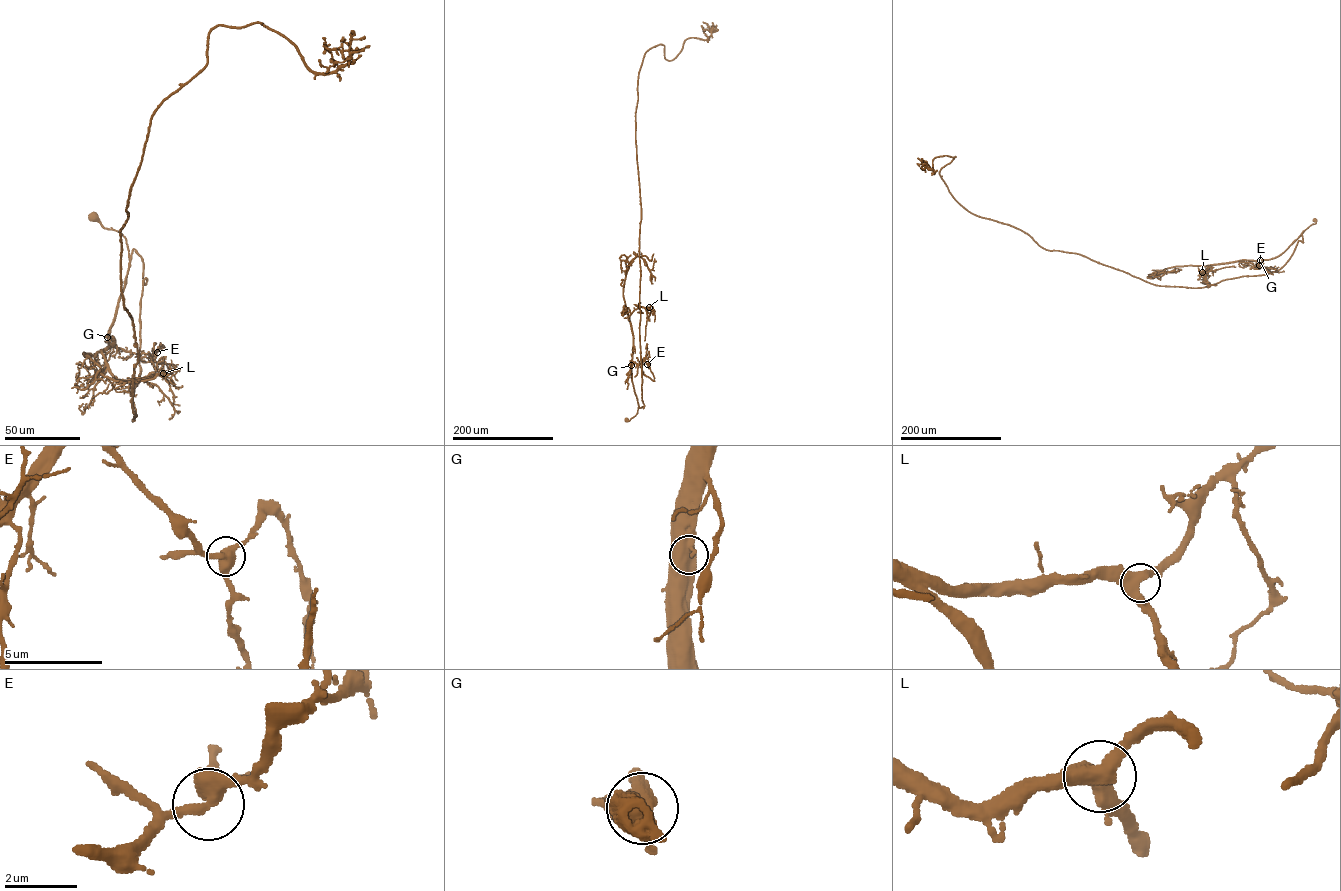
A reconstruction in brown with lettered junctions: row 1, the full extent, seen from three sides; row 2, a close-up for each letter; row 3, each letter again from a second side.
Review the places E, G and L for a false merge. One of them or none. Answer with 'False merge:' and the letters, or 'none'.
False merge: none

